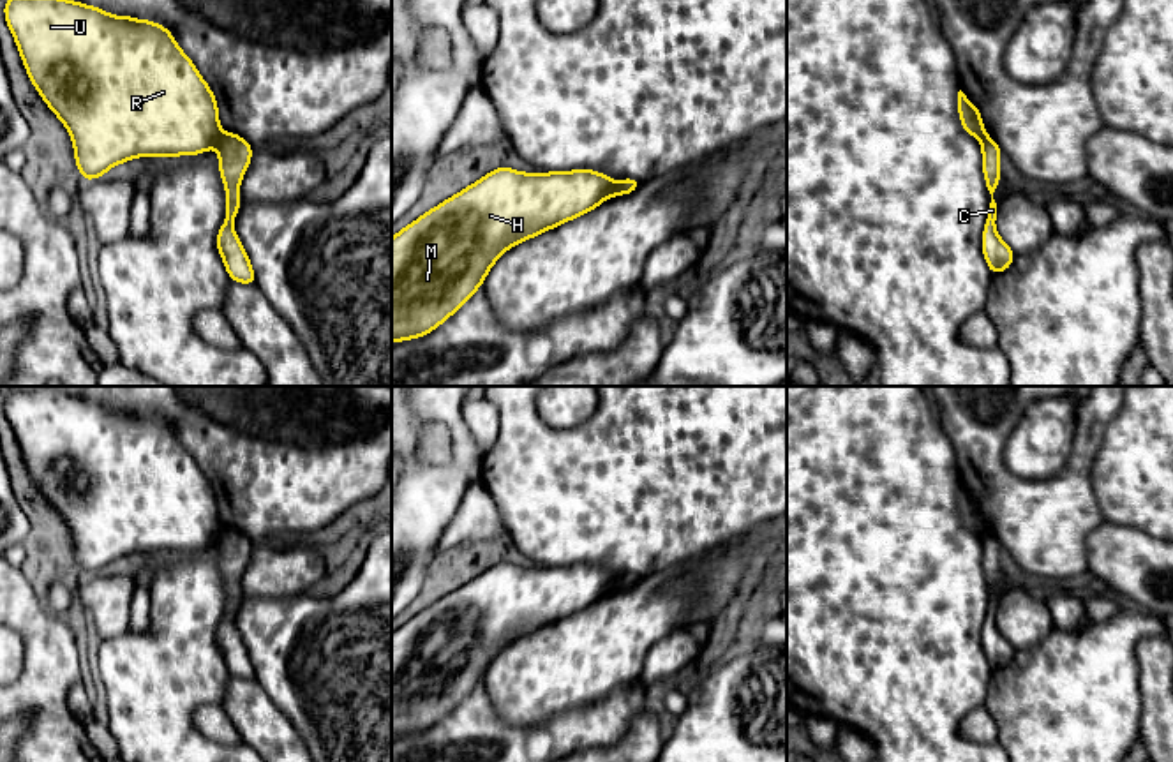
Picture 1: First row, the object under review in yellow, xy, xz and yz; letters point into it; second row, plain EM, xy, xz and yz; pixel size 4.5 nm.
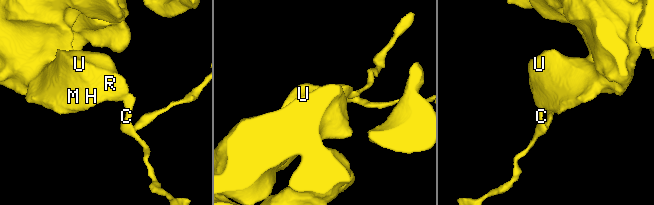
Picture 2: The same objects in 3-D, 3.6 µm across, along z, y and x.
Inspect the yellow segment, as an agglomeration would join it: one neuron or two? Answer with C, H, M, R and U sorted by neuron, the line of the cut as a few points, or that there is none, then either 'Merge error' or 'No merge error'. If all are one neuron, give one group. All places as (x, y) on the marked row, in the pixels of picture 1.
Groups: C / H M R U. Split along xy (223, 133), (214, 143). Merge error

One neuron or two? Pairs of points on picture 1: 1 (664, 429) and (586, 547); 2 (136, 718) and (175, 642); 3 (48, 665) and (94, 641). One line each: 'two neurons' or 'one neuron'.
1: one neuron
2: one neuron
3: two neurons

